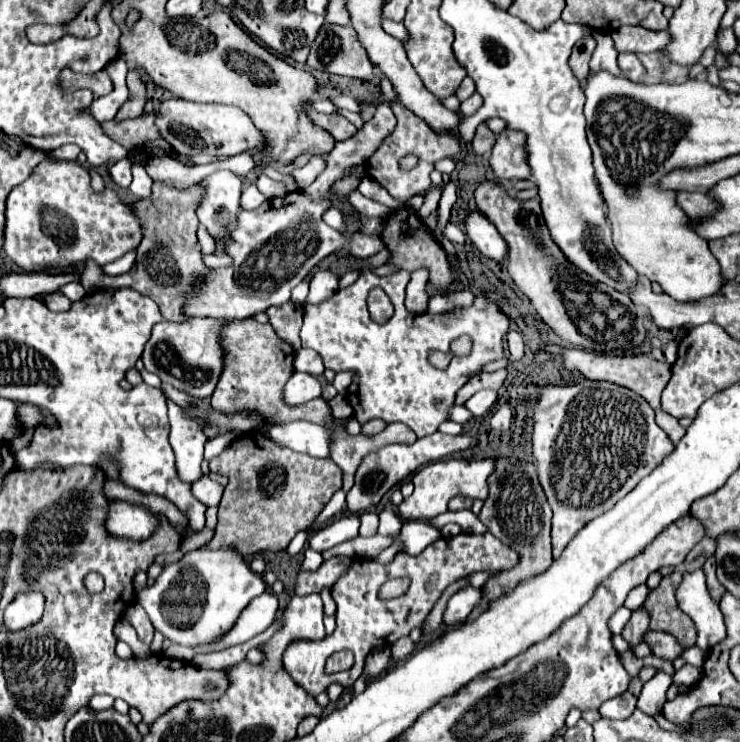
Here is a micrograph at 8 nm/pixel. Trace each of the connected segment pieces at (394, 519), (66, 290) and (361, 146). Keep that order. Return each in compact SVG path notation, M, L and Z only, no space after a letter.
M382 511L380 513L380 527L378 527L378 533L380 535L390 535L390 537L396 537L402 529L404 521L400 519L400 515L396 511Z
M72 281L72 283L66 283L62 289L58 289L56 293L68 297L70 301L80 301L84 297L84 287L78 281Z
M378 103L378 105L376 105L376 115L374 115L374 119L366 121L364 129L360 129L354 137L350 137L350 139L346 139L346 141L342 141L342 143L336 143L336 147L330 151L330 155L328 155L328 159L326 159L326 163L328 163L326 171L320 173L320 175L316 177L316 181L314 181L310 187L304 189L304 193L306 193L312 201L320 201L320 199L328 197L330 185L332 185L336 179L342 177L342 171L344 171L346 167L352 167L352 165L364 165L364 163L374 155L374 151L380 147L380 143L394 131L394 127L396 127L396 117L394 117L392 109L388 107L388 103Z

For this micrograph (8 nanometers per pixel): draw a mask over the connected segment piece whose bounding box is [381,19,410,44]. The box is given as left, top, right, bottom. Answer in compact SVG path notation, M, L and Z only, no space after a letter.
M384 19L382 20L382 28L386 33L396 37L403 44L409 39L409 33L404 27L403 23L397 23L392 20Z

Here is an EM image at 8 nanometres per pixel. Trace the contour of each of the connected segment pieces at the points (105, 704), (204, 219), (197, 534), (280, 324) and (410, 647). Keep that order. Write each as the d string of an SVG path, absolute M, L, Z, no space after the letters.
M94 695L94 697L90 699L88 707L94 709L94 711L104 711L104 709L110 709L112 703L114 703L114 699L112 699L110 695Z
M216 171L212 175L208 175L206 179L202 179L202 201L196 209L200 223L208 229L208 233L214 239L226 239L228 233L236 227L236 219L240 213L240 195L242 195L242 181L232 173L232 171Z
M212 529L194 531L194 533L188 537L188 541L184 541L184 545L180 545L180 551L188 553L188 551L192 551L192 549L198 549L198 547L206 545L206 543L212 539L212 535L214 535L214 531L212 531Z
M286 303L280 307L270 307L266 311L268 323L274 327L278 337L292 345L294 349L300 349L300 327L302 327L302 317L304 317L304 307L298 303Z
M394 643L392 645L392 657L394 659L404 659L404 657L408 657L412 651L416 649L416 645L414 643Z

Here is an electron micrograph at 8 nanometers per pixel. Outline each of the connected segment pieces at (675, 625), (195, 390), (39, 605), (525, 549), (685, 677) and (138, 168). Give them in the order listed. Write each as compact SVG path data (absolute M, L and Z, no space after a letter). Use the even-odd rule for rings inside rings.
M678 571L662 577L660 585L650 591L642 607L650 615L650 631L664 631L674 635L684 647L694 647L696 643L696 627L692 619L682 613L678 607L674 593L678 587Z
M192 317L184 323L172 323L172 321L160 321L152 329L152 337L144 347L142 361L144 367L158 375L164 383L170 383L194 399L206 399L214 393L218 377L222 373L224 365L224 349L220 345L220 333L224 323L218 319L208 317ZM172 359L176 363L172 363ZM180 361L180 363L178 363Z
M18 593L16 599L4 611L4 625L8 631L22 631L40 621L44 613L45 599L41 593Z
M500 457L494 461L494 473L488 481L488 497L484 501L482 511L478 513L478 519L486 525L490 533L494 533L502 543L510 545L514 551L522 555L520 563L506 571L492 577L488 583L492 583L494 597L500 597L502 593L516 587L516 583L546 571L546 567L552 565L552 549L550 549L550 519L552 509L546 501L546 495L542 491L542 485L538 481L536 465L528 459L520 457Z
M686 665L680 671L676 671L676 675L674 675L674 683L686 685L686 687L696 685L700 679L702 679L702 671L698 667L694 667L694 665Z
M134 165L132 167L132 175L134 175L134 179L132 179L132 185L128 189L132 191L134 197L148 199L150 193L152 193L152 179L146 175L142 165Z

